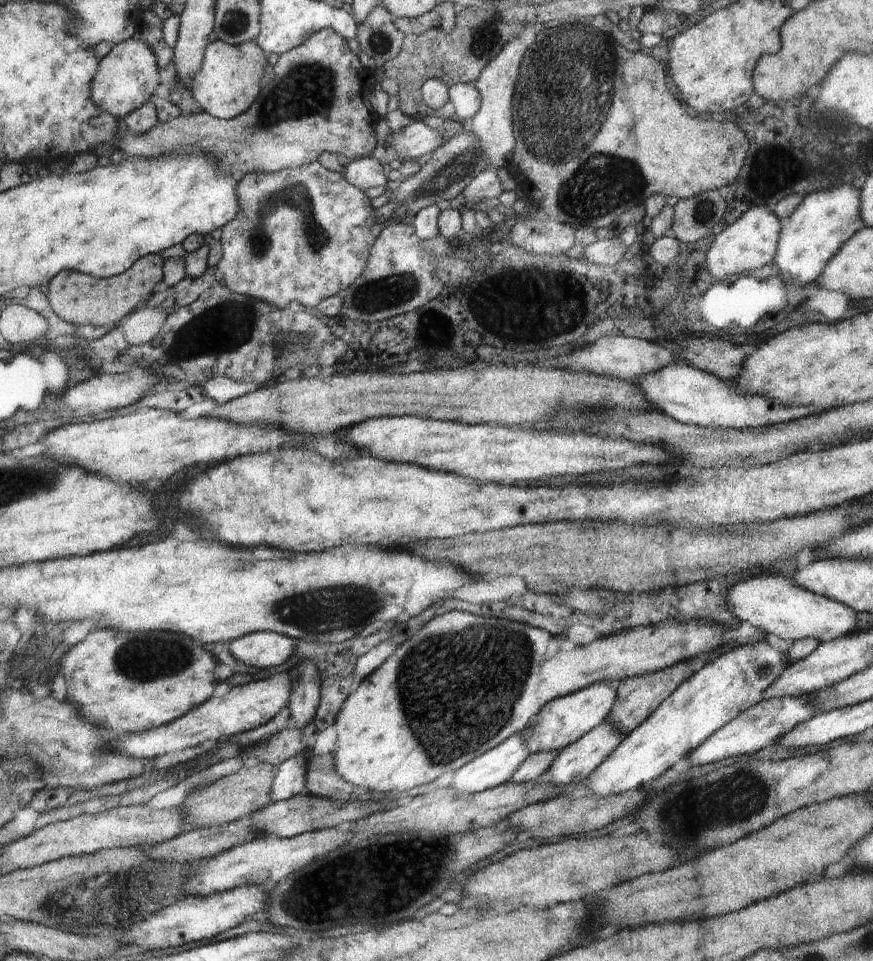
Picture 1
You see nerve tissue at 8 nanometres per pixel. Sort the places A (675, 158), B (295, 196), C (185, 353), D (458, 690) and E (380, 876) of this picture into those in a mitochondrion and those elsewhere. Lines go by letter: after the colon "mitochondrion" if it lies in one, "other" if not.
A: other
B: mitochondrion
C: mitochondrion
D: mitochondrion
E: mitochondrion

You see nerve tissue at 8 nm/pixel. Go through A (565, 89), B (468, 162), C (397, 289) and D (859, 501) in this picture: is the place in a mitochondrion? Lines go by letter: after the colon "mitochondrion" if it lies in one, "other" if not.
A: mitochondrion
B: mitochondrion
C: mitochondrion
D: other

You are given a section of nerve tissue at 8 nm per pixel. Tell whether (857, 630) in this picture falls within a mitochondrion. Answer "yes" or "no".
no

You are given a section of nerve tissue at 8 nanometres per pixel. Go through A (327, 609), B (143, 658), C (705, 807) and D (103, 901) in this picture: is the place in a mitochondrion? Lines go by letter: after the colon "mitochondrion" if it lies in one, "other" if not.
A: mitochondrion
B: mitochondrion
C: mitochondrion
D: mitochondrion

